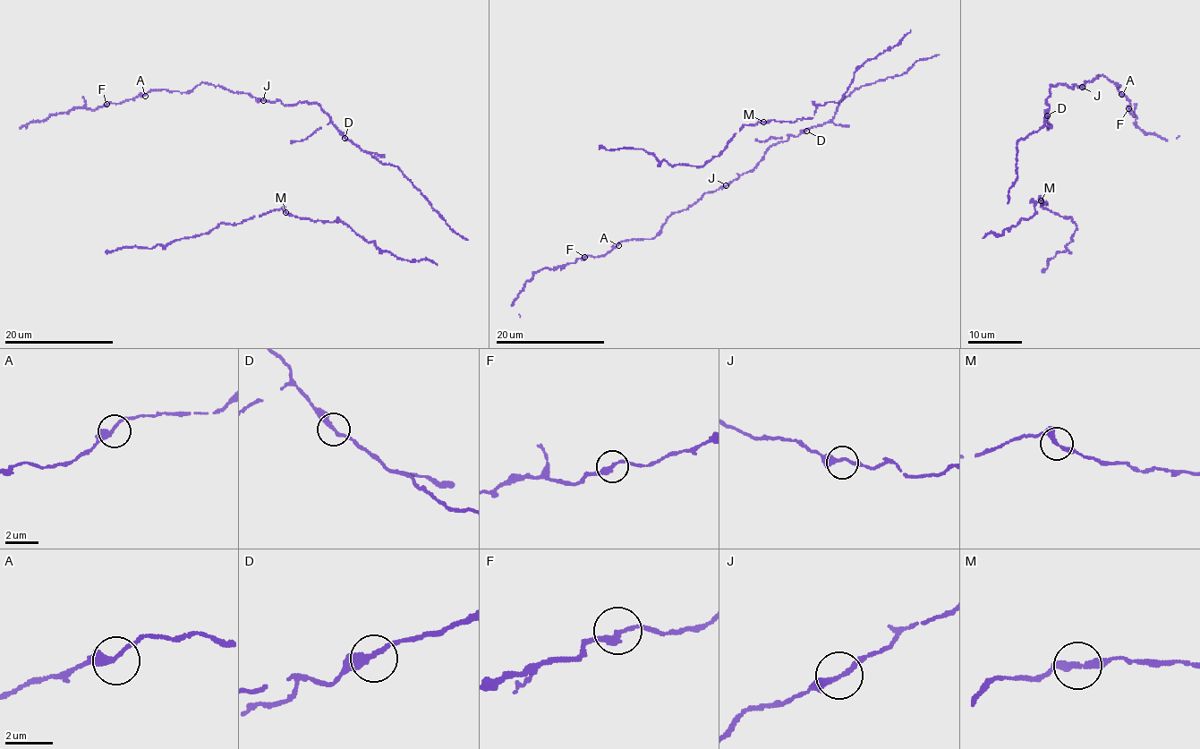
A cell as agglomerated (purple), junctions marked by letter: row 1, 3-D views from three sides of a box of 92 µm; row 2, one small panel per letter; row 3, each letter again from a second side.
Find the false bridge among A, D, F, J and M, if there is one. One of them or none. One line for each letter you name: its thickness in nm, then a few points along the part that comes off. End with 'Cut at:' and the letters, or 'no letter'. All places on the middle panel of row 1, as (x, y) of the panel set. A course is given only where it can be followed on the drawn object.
Cut at: no letter

